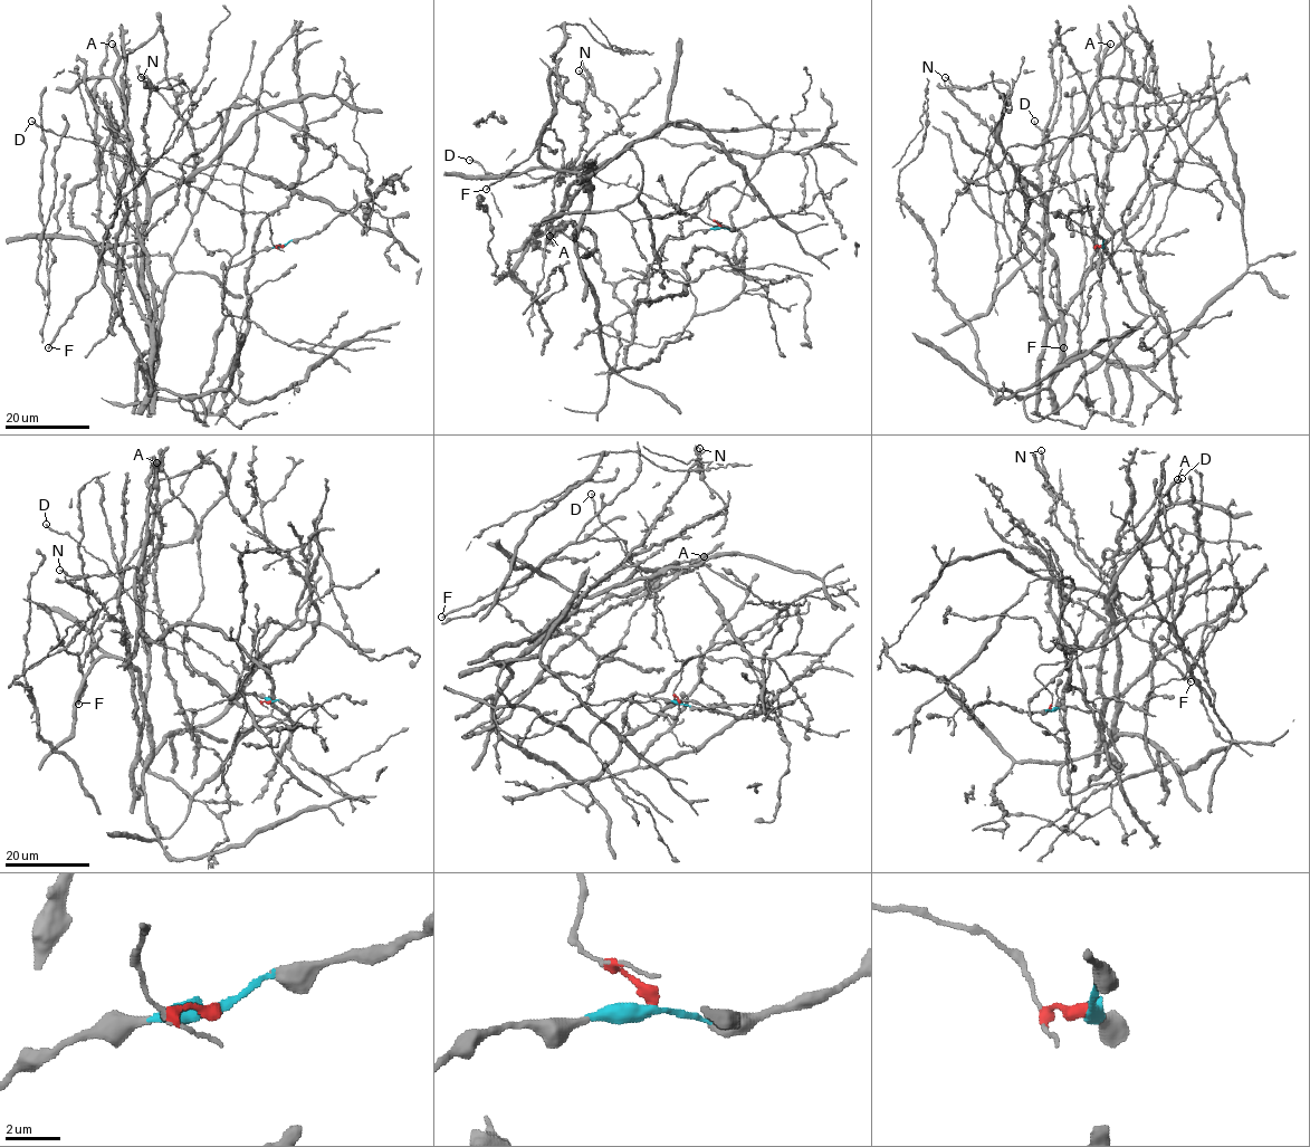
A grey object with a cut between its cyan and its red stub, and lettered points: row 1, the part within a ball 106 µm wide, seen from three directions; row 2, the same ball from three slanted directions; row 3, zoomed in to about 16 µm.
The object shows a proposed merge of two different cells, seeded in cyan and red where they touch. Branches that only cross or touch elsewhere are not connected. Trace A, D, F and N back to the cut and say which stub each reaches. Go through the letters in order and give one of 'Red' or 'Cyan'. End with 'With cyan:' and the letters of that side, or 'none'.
A: Cyan
D: Red
F: Cyan
N: Cyan
With cyan: A, F, N

